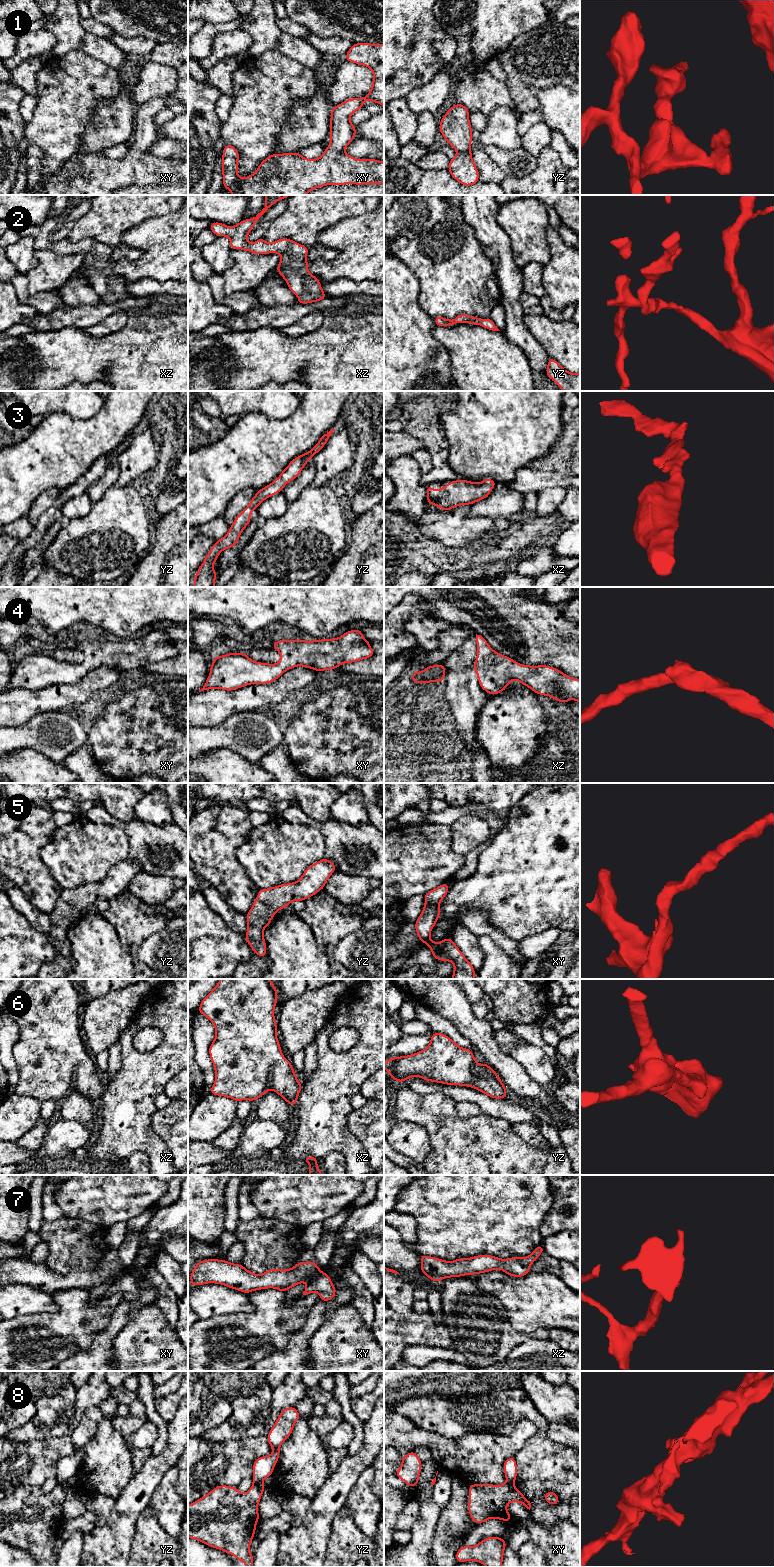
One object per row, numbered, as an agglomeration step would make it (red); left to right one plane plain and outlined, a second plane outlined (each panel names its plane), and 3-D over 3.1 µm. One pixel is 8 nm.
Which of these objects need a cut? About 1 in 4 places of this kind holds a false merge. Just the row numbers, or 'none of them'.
8

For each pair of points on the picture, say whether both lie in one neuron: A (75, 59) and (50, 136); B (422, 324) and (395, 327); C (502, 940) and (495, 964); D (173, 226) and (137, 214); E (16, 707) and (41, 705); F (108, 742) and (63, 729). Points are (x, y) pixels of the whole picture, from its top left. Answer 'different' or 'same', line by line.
A: same
B: same
C: different
D: different
E: same
F: different

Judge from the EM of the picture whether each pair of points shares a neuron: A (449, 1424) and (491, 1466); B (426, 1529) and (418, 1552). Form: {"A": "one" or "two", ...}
{"A": "two", "B": "one"}

